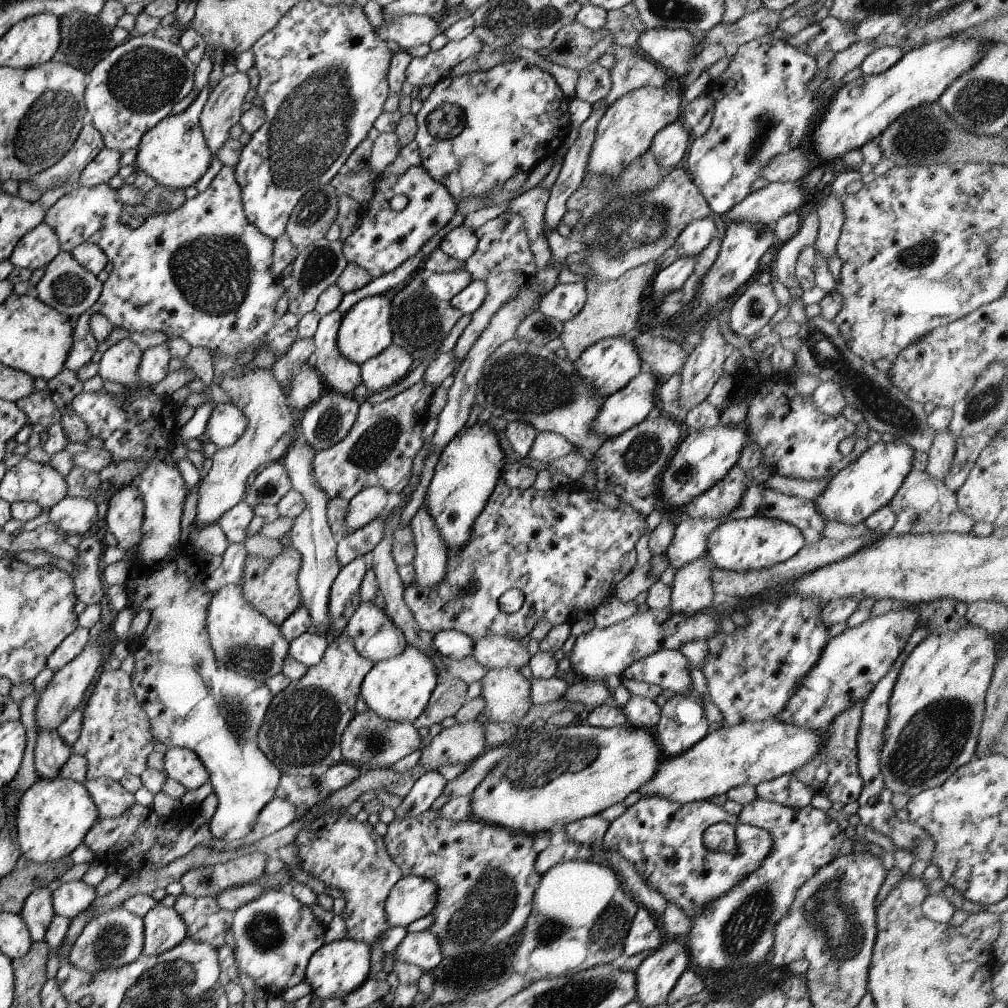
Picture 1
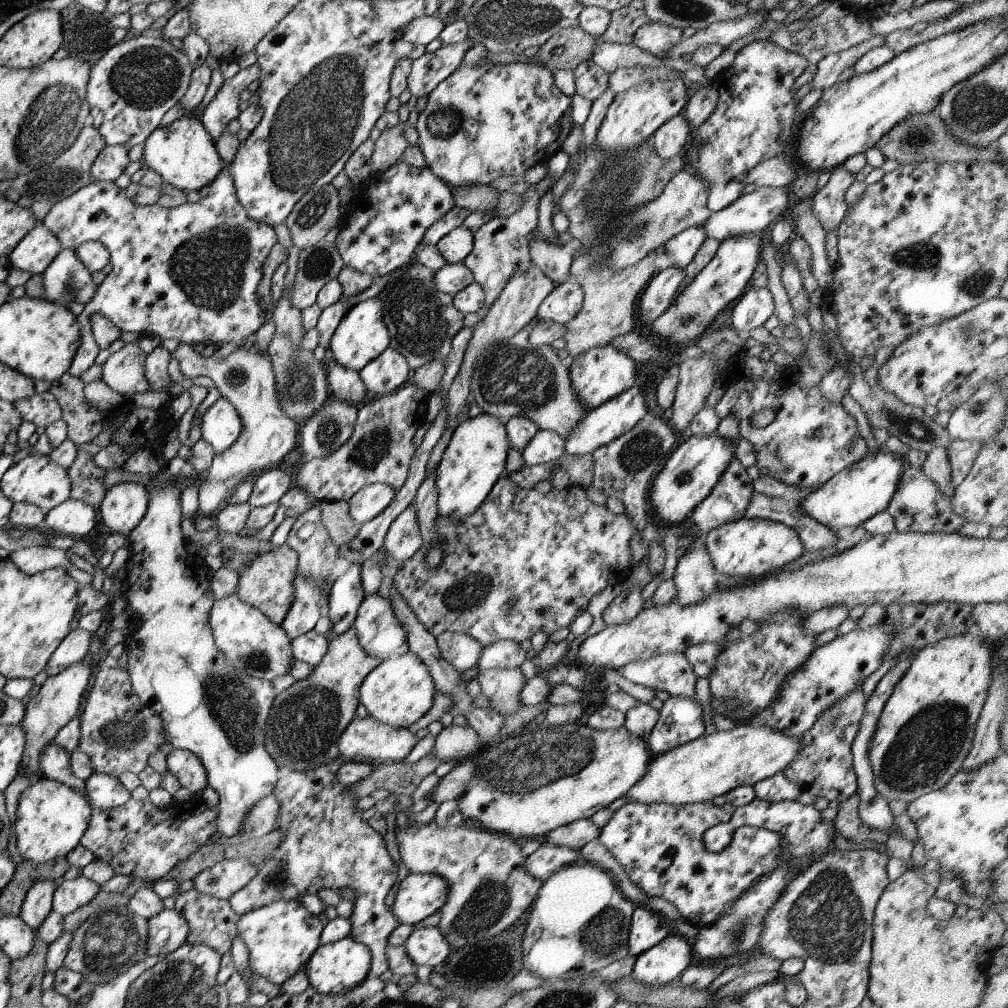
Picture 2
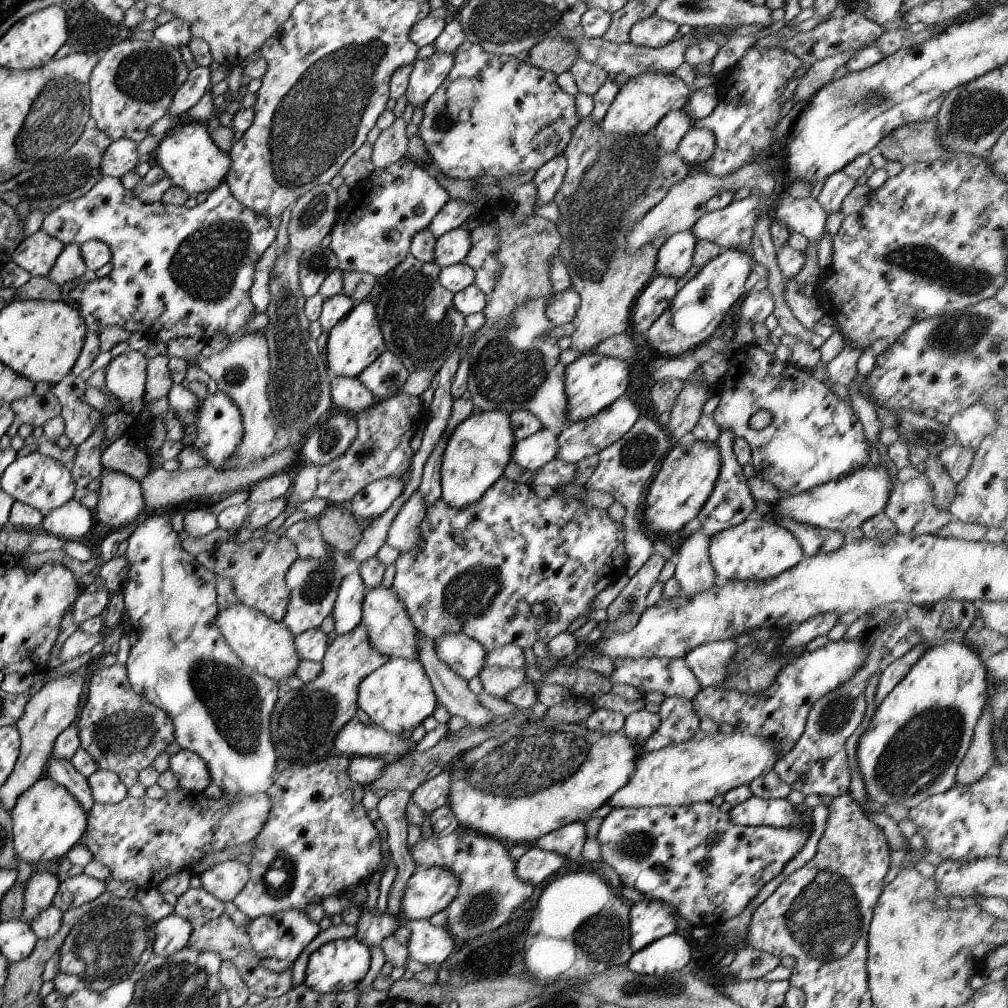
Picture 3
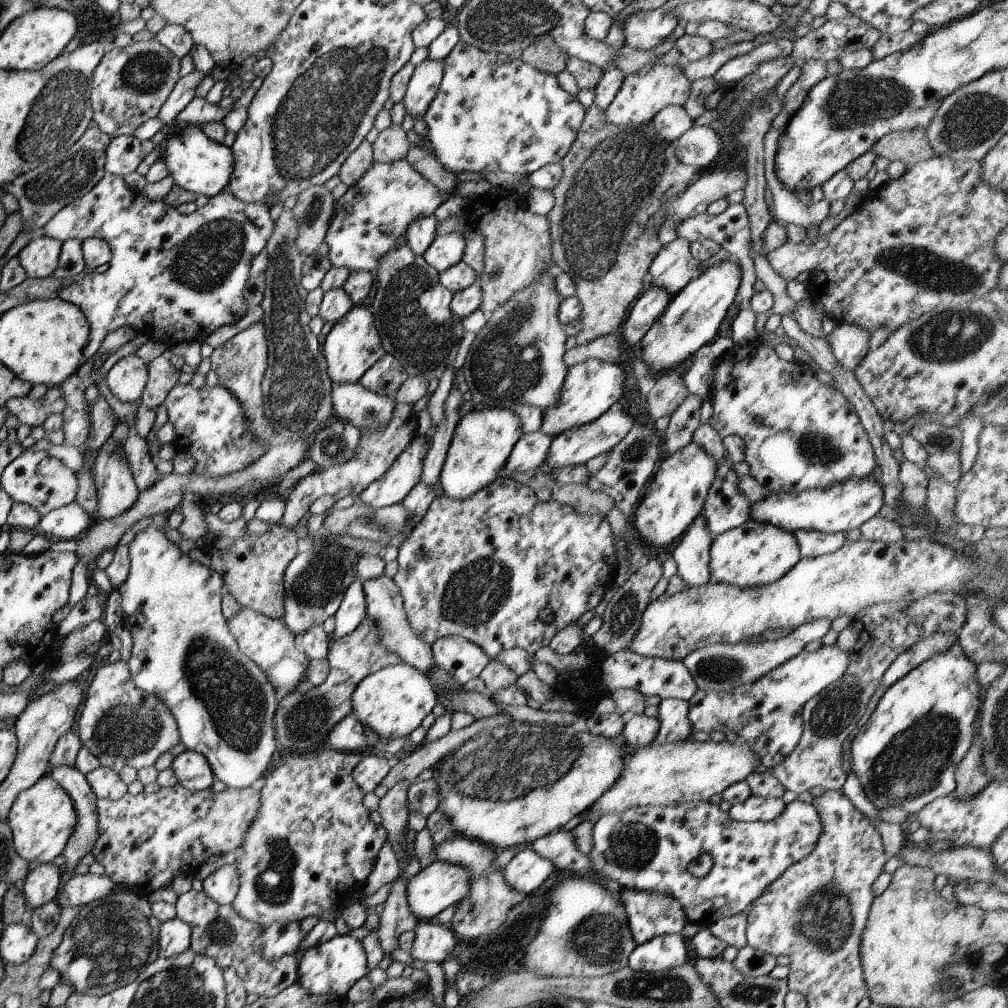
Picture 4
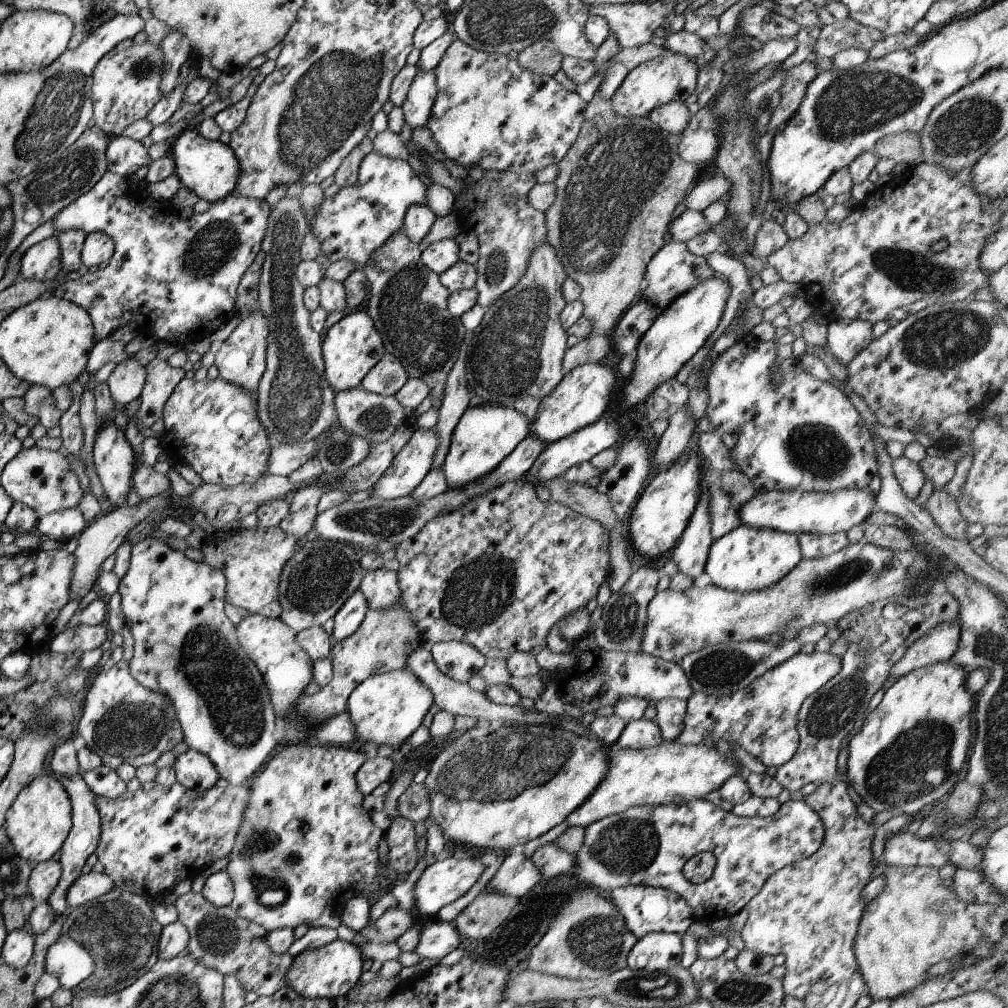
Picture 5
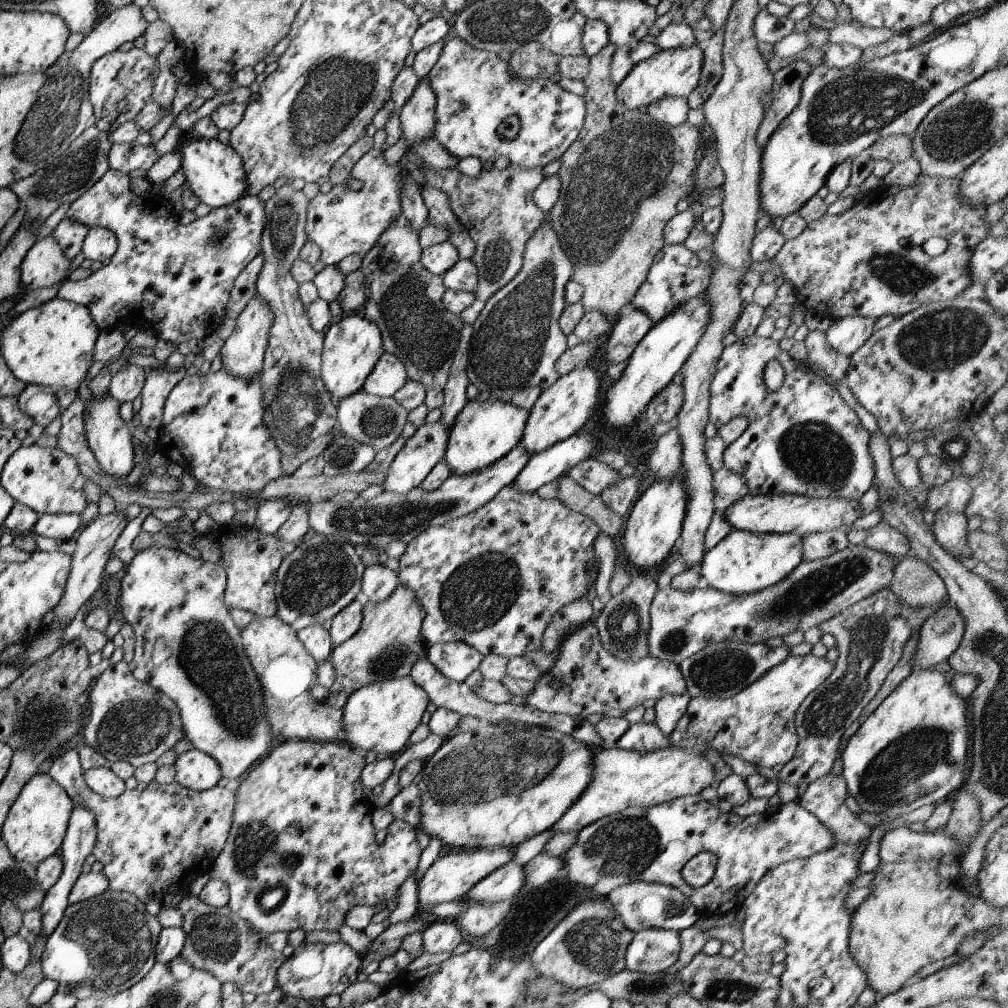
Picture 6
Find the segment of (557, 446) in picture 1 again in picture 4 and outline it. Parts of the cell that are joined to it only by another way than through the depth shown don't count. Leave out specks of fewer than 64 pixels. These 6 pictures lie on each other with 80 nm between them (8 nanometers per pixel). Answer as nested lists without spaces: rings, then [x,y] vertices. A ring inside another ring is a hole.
[[[539,430],[523,433],[513,445],[505,464],[501,469],[501,476],[509,476],[512,473],[520,473],[529,469],[541,468],[549,450],[552,438]]]

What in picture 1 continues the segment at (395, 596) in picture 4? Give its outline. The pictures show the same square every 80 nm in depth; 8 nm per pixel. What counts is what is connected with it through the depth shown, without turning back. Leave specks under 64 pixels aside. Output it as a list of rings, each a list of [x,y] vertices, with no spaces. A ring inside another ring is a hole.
[[[371,601],[357,605],[344,630],[355,650],[373,664],[401,654],[407,645],[403,633]]]

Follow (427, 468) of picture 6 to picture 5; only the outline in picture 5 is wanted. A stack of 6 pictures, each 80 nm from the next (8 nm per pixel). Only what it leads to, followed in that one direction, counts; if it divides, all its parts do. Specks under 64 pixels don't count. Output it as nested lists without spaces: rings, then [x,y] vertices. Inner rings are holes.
[[[418,427],[407,444],[391,460],[391,464],[376,480],[369,497],[396,499],[410,495],[432,468],[432,458],[438,445],[438,436],[431,429]]]

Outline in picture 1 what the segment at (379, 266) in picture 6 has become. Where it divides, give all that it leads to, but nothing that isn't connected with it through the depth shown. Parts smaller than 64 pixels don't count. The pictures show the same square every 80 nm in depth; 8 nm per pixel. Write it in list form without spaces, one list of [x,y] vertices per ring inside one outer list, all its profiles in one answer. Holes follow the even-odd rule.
[[[417,270],[409,276],[401,286],[389,289],[387,293],[390,302],[390,329],[393,335],[392,343],[411,355],[412,360],[427,362],[433,360],[441,348],[453,324],[461,318],[462,312],[452,306],[450,301],[436,299],[427,292],[424,286],[423,270]]]

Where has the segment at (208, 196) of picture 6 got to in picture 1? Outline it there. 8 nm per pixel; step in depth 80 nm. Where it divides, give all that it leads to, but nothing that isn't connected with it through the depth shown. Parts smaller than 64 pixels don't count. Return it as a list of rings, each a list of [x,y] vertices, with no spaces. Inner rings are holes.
[[[205,87],[183,112],[162,118],[153,128],[145,131],[136,148],[136,159],[132,164],[135,170],[143,171],[157,185],[183,190],[187,186],[193,186],[205,174],[212,154],[205,142],[198,116],[208,92]]]

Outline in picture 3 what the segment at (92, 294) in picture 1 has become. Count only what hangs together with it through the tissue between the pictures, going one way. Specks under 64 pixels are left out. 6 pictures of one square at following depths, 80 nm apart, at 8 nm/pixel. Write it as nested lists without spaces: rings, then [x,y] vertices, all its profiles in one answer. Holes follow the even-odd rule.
[[[69,243],[64,245],[64,247],[61,249],[61,252],[57,255],[51,270],[48,272],[47,278],[52,282],[52,284],[57,286],[59,291],[59,288],[63,283],[73,280],[73,278],[81,278],[85,272],[87,272],[87,268],[83,262],[78,245],[75,243]]]

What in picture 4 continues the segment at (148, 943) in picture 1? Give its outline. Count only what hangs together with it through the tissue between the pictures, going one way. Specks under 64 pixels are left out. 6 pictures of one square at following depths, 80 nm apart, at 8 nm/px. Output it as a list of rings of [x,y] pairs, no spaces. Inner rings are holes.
[[[176,916],[158,926],[159,957],[170,957],[189,949],[190,926]]]

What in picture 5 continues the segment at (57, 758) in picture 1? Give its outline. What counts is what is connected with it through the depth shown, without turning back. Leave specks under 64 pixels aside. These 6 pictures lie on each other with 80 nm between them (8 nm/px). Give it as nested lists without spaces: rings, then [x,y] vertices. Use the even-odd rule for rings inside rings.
[[[79,775],[72,777],[55,778],[63,785],[65,792],[68,794],[71,807],[71,826],[61,848],[59,849],[60,877],[57,884],[53,887],[52,893],[47,897],[46,903],[51,907],[55,918],[63,915],[69,908],[66,903],[67,889],[71,883],[81,874],[81,868],[85,864],[85,859],[93,853],[100,833],[100,816],[93,802],[93,793],[83,782]]]

